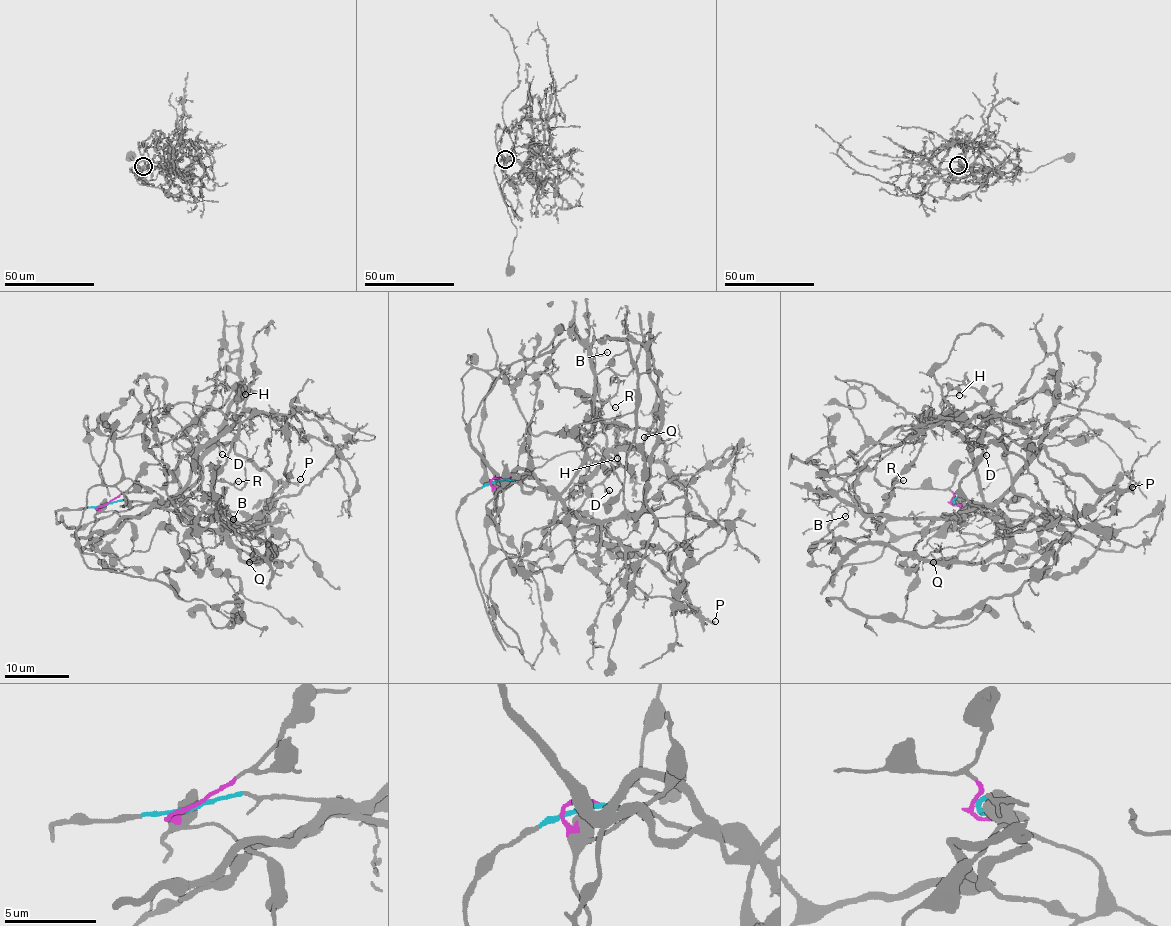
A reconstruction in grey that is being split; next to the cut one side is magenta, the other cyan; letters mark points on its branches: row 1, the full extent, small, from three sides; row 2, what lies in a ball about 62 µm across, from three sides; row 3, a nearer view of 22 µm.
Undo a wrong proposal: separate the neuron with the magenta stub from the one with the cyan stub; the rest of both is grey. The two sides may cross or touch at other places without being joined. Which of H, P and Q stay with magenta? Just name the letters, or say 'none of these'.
none of these

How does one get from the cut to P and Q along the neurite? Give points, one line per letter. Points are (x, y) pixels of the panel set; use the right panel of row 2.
P: (953, 501), (992, 503), (1041, 446), (1096, 488), (1132, 487)
Q: (953, 501), (965, 498), (992, 503), (1005, 514), (1012, 538), (1002, 551), (977, 563), (933, 563)

